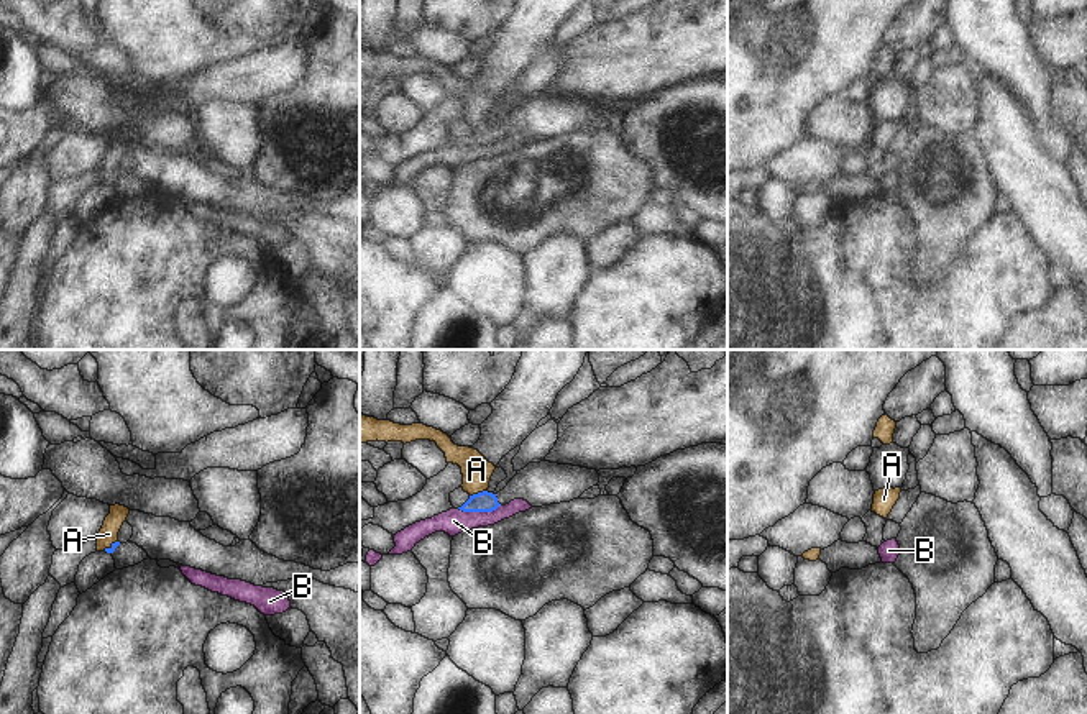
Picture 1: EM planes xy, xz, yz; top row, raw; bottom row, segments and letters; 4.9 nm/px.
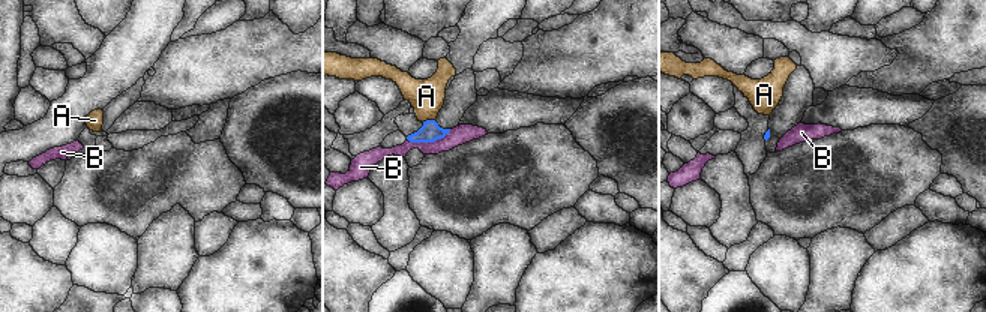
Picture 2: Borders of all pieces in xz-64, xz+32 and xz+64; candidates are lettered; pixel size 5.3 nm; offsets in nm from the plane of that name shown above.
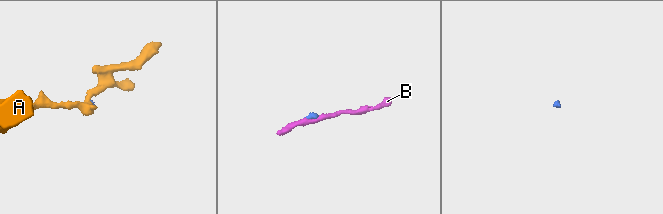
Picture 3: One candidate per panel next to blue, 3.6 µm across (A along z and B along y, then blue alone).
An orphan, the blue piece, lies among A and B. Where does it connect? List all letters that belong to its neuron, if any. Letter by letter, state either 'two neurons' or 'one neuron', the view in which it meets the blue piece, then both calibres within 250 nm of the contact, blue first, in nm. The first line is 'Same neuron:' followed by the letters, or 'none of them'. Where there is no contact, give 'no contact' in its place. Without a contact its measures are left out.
Same neuron: none of them
A: two neurons; meets blue in xz; 100 nm thick on the blue side, 150 nm on the other
B: two neurons; meets blue in xz; 100 nm thick on the blue side, 120 nm on the other

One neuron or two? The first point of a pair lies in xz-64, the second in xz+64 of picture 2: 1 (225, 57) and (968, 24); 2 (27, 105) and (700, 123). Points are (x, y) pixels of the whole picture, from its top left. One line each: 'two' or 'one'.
1: one
2: one

